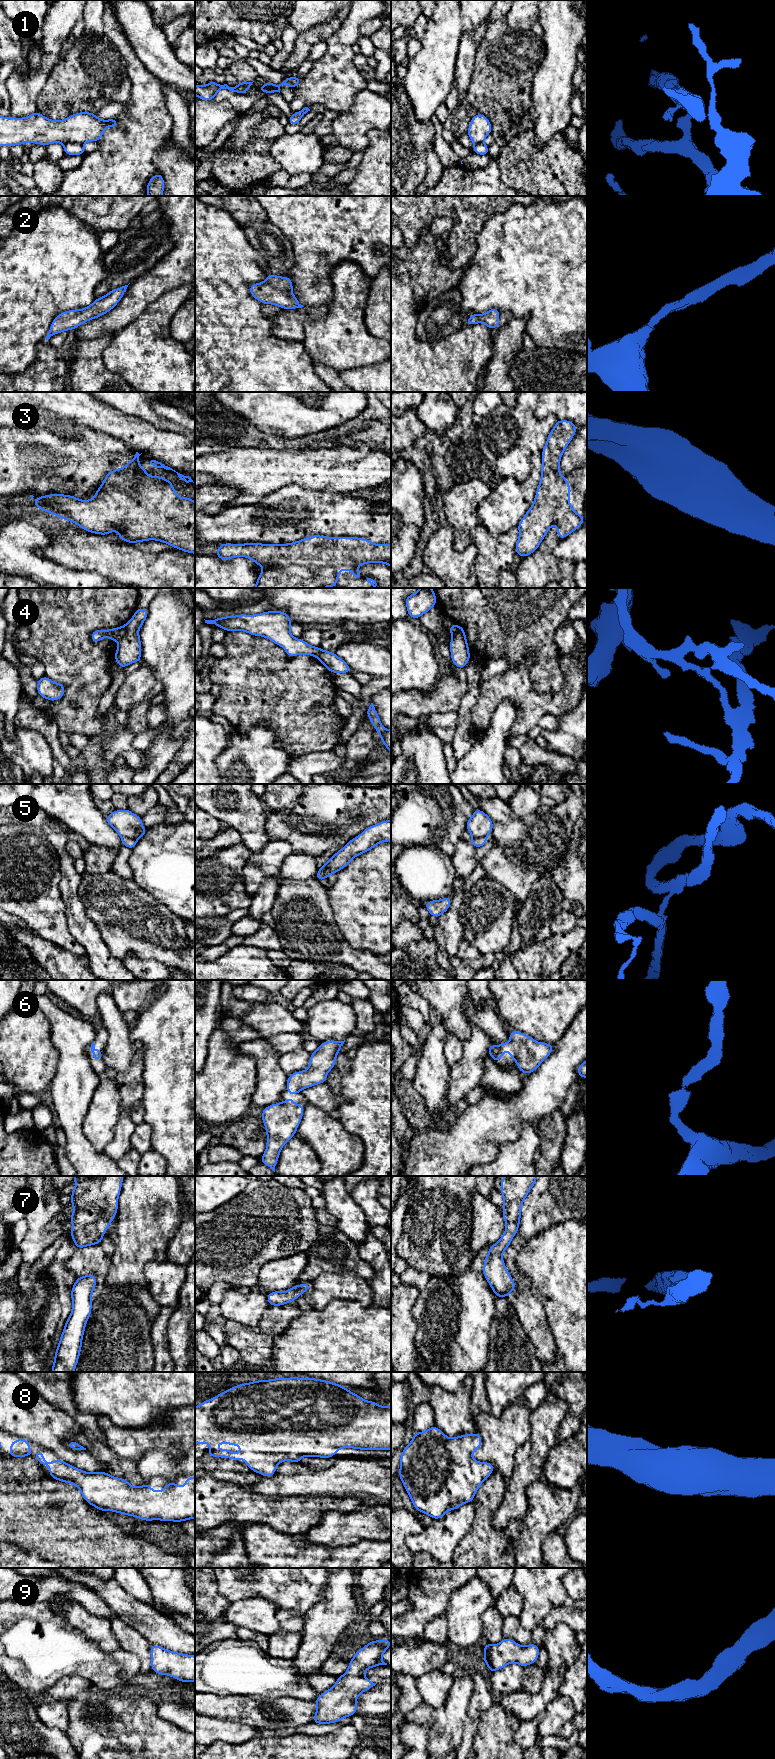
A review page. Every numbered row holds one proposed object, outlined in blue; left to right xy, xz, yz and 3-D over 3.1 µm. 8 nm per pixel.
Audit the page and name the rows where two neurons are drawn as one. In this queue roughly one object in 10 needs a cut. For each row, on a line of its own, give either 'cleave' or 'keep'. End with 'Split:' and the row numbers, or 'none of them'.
1: cleave
2: keep
3: keep
4: cleave
5: cleave
6: keep
7: keep
8: keep
9: keep
Split: 1, 4, 5

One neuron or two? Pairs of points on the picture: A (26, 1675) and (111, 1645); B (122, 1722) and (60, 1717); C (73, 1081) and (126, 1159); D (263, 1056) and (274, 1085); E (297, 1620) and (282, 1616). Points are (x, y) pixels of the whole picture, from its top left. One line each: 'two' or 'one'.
A: two
B: two
C: two
D: one
E: one

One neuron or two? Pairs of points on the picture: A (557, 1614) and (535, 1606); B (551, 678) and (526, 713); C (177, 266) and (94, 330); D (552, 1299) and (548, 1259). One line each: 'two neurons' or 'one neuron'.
A: two neurons
B: two neurons
C: one neuron
D: one neuron

